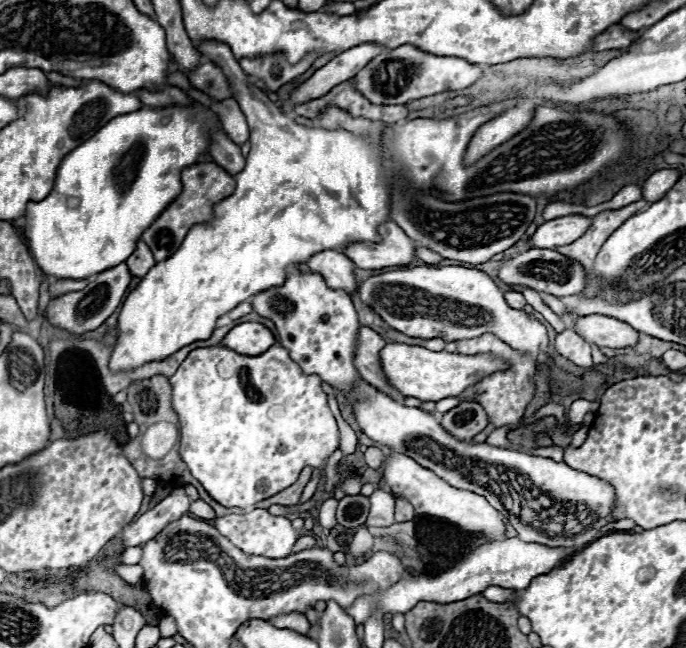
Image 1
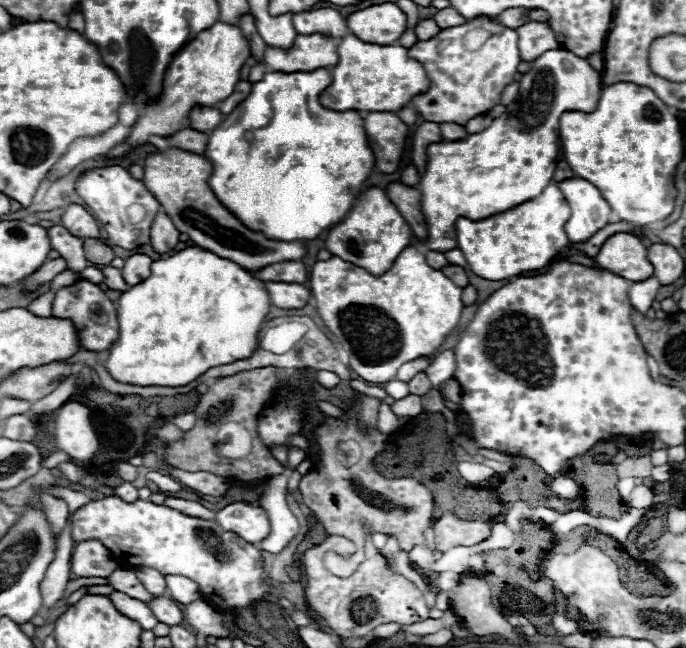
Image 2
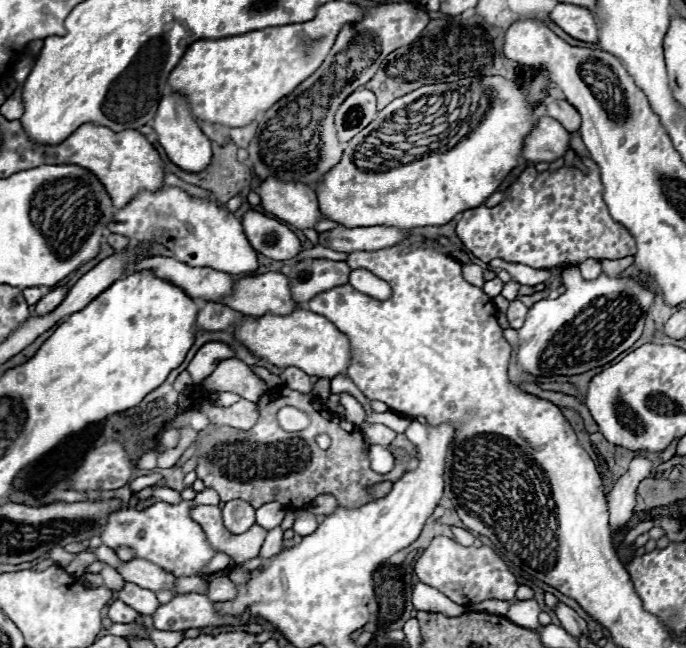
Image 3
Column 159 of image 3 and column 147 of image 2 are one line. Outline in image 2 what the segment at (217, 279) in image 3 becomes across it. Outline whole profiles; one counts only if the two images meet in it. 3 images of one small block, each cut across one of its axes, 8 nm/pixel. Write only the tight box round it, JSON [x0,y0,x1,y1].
[122,254,152,286]

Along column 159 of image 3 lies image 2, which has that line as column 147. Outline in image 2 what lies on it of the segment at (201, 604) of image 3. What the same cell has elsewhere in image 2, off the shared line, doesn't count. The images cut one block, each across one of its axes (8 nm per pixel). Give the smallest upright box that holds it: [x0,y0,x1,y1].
[108,590,158,630]

